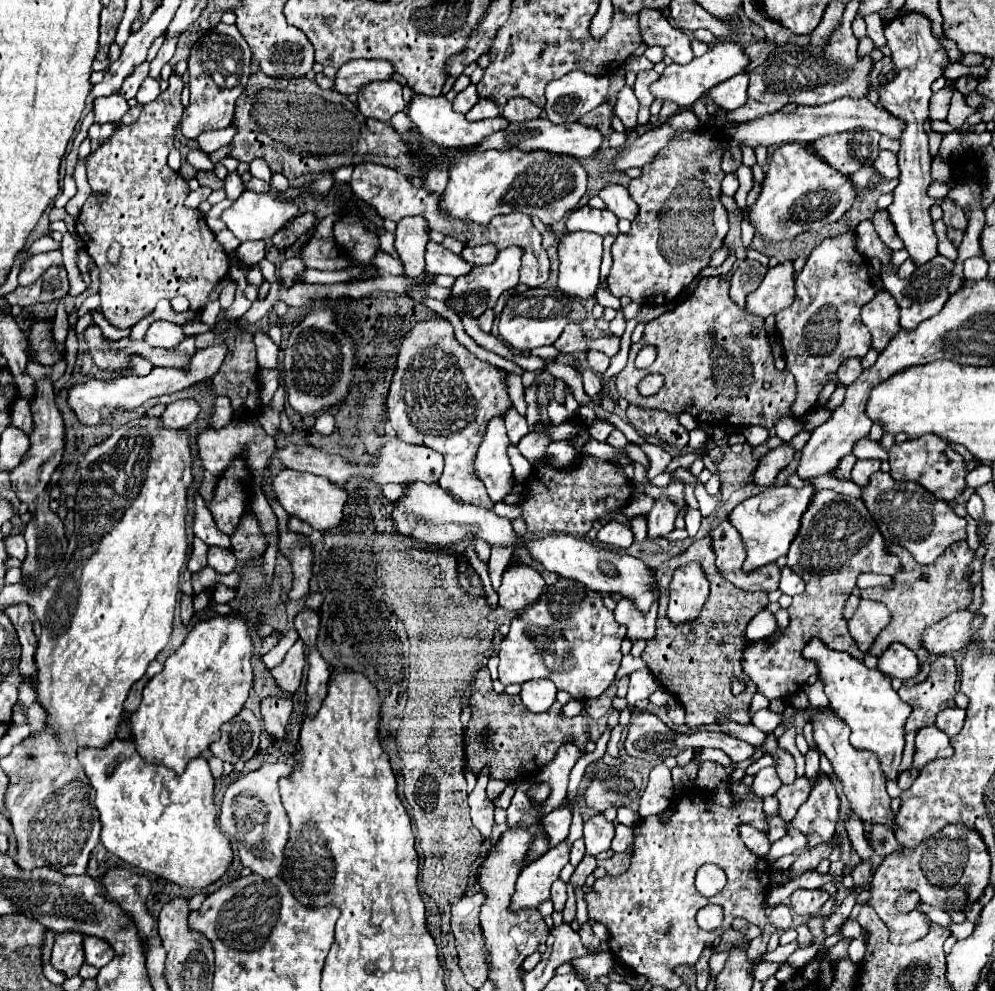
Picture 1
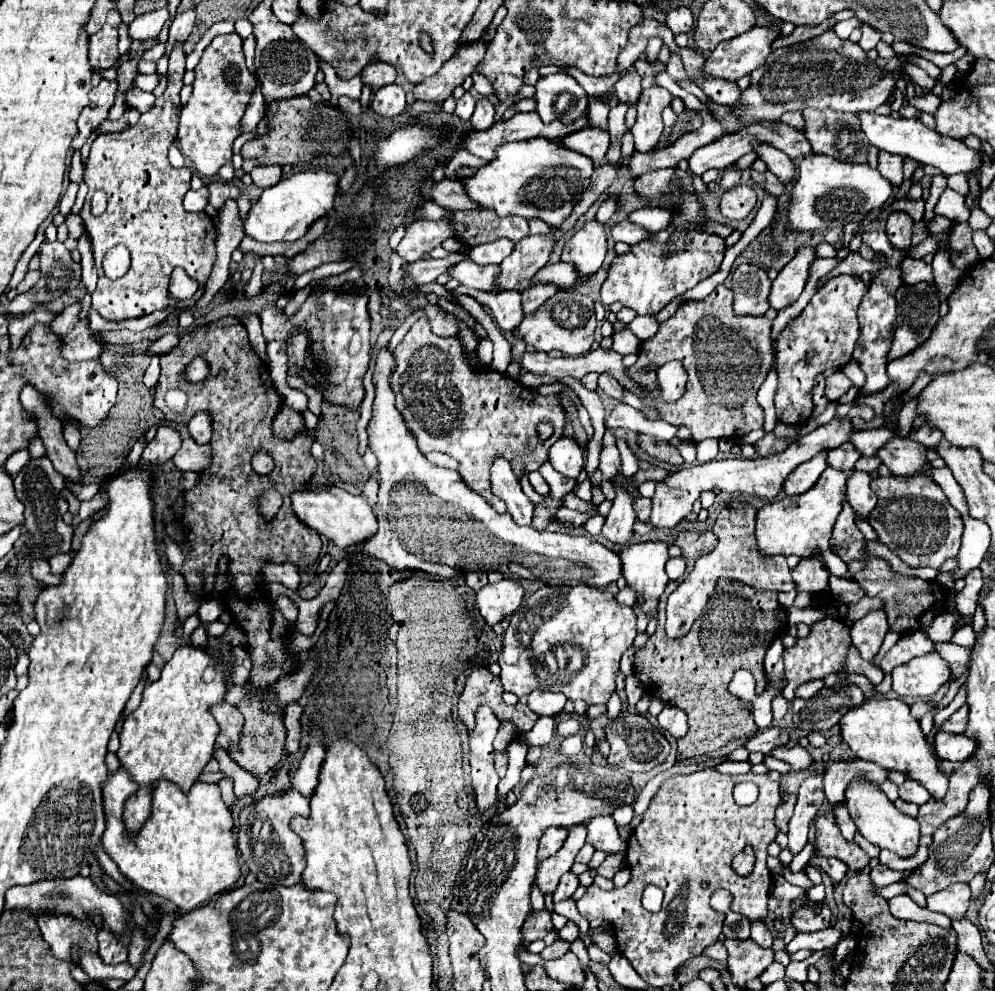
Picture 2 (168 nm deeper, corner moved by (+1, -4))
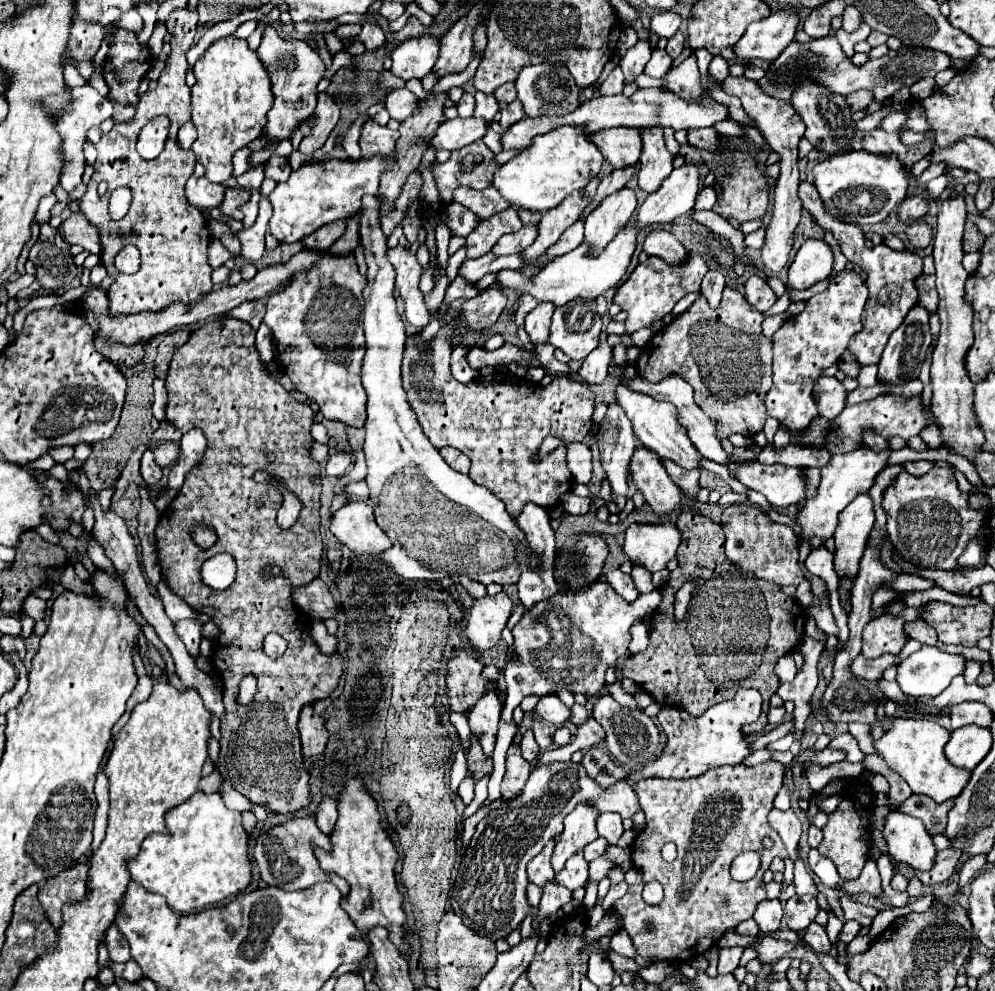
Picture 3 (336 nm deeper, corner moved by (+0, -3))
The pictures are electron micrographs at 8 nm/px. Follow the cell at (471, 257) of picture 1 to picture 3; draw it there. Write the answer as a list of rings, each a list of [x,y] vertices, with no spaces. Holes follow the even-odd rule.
[[[522,226],[518,232],[506,234],[498,240],[498,244],[492,248],[496,256],[506,256],[506,254],[520,254],[534,242],[534,236],[538,236],[538,226]]]

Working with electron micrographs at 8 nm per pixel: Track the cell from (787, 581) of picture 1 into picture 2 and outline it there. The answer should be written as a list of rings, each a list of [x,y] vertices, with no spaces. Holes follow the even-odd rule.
[[[801,559],[799,565],[791,571],[797,593],[824,591],[828,588],[830,575],[830,572],[825,569],[825,565],[815,559]]]

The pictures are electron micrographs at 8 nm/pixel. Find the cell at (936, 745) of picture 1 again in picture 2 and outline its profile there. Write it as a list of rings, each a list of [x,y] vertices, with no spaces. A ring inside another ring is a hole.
[[[937,731],[933,747],[935,747],[937,757],[941,757],[941,759],[965,761],[967,757],[973,755],[973,749],[977,745],[973,743],[973,739],[969,739],[965,735],[951,735],[947,731]]]

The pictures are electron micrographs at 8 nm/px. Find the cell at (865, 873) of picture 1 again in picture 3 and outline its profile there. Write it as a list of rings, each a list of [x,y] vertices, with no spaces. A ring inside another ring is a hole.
[[[952,848],[950,850],[942,850],[942,852],[938,852],[932,870],[928,870],[928,872],[916,872],[916,876],[922,880],[922,884],[936,884],[936,882],[950,880],[954,876],[954,872],[956,872],[958,858],[960,858],[958,850],[952,850]]]

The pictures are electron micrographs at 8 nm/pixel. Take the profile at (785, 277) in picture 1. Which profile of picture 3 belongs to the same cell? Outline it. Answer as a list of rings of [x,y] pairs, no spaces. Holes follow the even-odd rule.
[[[806,240],[788,268],[788,286],[806,290],[832,274],[834,254],[824,240]]]

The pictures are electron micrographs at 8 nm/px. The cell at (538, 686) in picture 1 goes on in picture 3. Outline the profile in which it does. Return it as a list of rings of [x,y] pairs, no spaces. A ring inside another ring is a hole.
[[[554,694],[542,696],[540,702],[538,702],[538,706],[536,706],[536,712],[538,712],[546,722],[556,724],[556,726],[564,726],[564,724],[570,720],[570,716],[572,716],[570,708],[568,708],[558,696],[554,696]]]

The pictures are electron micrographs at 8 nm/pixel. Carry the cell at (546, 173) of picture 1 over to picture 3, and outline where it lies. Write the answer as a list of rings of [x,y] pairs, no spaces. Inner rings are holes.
[[[560,126],[548,134],[536,136],[534,144],[522,150],[494,174],[494,186],[512,204],[528,210],[546,212],[558,206],[574,190],[582,190],[600,174],[604,156],[582,128]]]

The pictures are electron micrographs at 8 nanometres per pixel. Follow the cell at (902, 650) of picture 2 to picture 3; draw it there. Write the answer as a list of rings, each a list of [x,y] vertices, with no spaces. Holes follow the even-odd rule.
[[[884,654],[876,660],[868,660],[864,656],[856,656],[852,666],[850,666],[850,672],[858,678],[866,678],[866,680],[880,680],[882,678],[882,672],[888,668],[888,666],[894,666],[894,658],[892,654]]]

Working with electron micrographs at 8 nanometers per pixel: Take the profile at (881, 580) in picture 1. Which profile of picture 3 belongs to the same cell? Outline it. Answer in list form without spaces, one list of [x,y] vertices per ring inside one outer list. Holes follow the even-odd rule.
[[[862,446],[854,452],[846,454],[834,454],[830,462],[822,468],[822,482],[818,488],[818,496],[806,500],[806,506],[798,512],[798,524],[804,530],[804,536],[810,540],[812,548],[818,548],[834,534],[834,528],[838,524],[838,514],[844,506],[848,506],[858,494],[864,494],[872,488],[876,476],[888,466],[890,448],[884,452],[874,452],[868,446]]]

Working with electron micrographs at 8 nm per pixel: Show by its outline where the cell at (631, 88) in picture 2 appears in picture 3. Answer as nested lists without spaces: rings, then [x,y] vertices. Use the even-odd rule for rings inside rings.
[[[638,40],[620,60],[620,68],[624,72],[624,78],[626,82],[632,82],[636,76],[642,74],[646,62],[650,60],[650,54],[652,54],[652,46],[650,46],[650,40]]]

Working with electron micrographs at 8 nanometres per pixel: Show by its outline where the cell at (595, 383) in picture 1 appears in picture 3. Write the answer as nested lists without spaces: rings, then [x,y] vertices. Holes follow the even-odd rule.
[[[600,342],[598,348],[592,350],[580,364],[578,378],[588,384],[600,384],[608,376],[610,360],[612,360],[612,346],[608,342]]]

